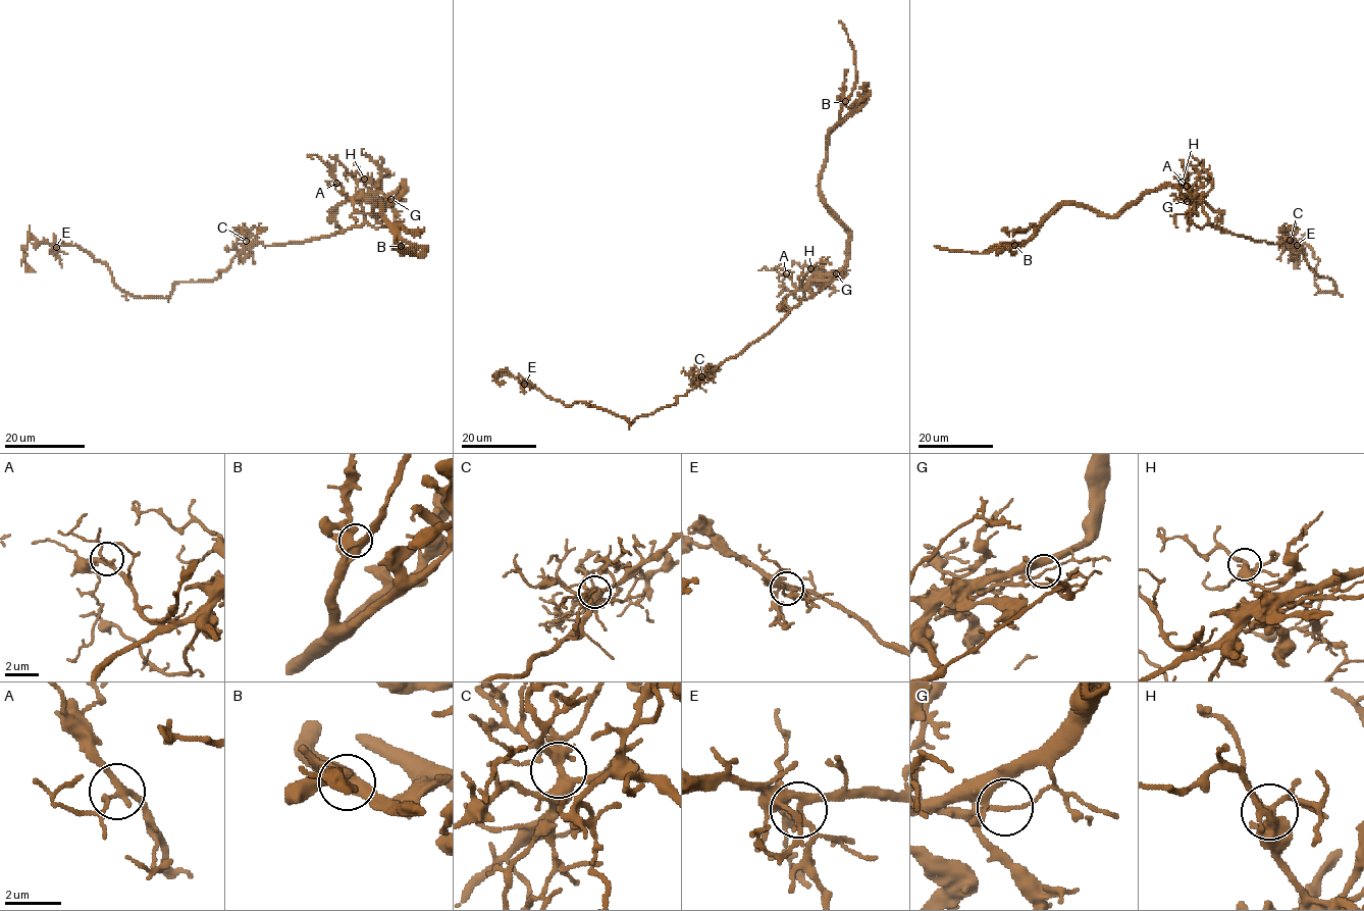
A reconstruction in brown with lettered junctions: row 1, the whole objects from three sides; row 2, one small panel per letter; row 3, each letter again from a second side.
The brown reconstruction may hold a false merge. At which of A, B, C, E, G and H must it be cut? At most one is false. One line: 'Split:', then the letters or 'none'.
Split: G

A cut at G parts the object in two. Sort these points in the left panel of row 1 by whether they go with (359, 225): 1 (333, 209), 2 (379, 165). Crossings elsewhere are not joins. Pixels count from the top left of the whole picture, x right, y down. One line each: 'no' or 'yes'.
1: no
2: yes

